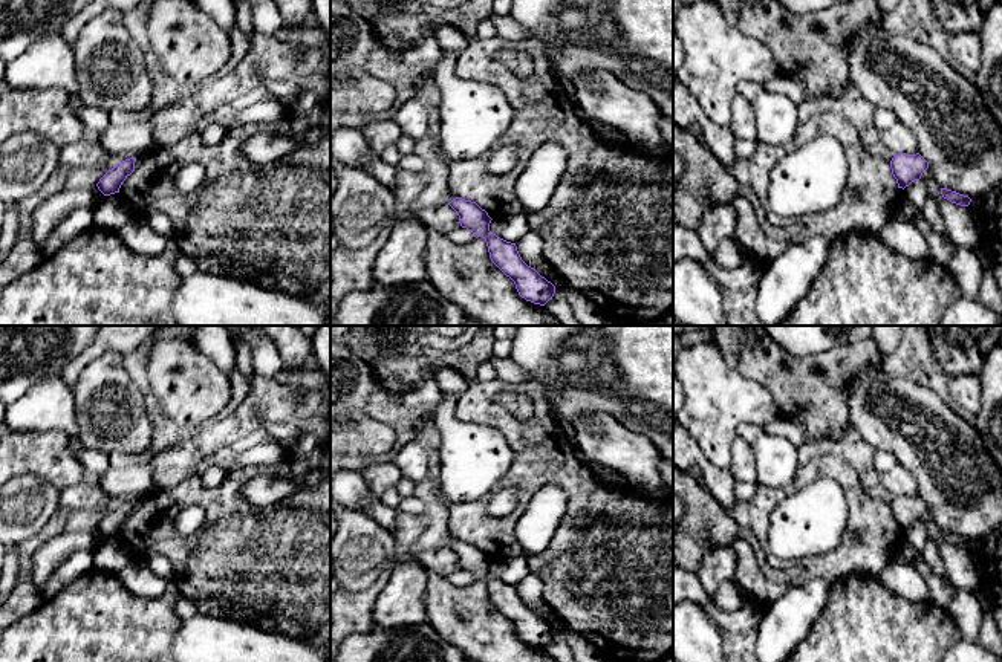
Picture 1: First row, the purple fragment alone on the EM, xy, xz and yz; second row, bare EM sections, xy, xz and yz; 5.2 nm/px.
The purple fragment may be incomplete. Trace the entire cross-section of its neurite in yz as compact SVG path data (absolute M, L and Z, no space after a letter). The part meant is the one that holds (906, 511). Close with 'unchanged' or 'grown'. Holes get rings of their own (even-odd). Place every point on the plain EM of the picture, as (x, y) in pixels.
M893 497L890 503L892 517L896 521L898 531L906 531L912 524L919 523L929 511L929 505L919 497Z | unchanged

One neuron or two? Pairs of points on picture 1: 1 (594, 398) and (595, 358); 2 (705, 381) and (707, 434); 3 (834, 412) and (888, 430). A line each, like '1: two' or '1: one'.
1: one
2: one
3: two

